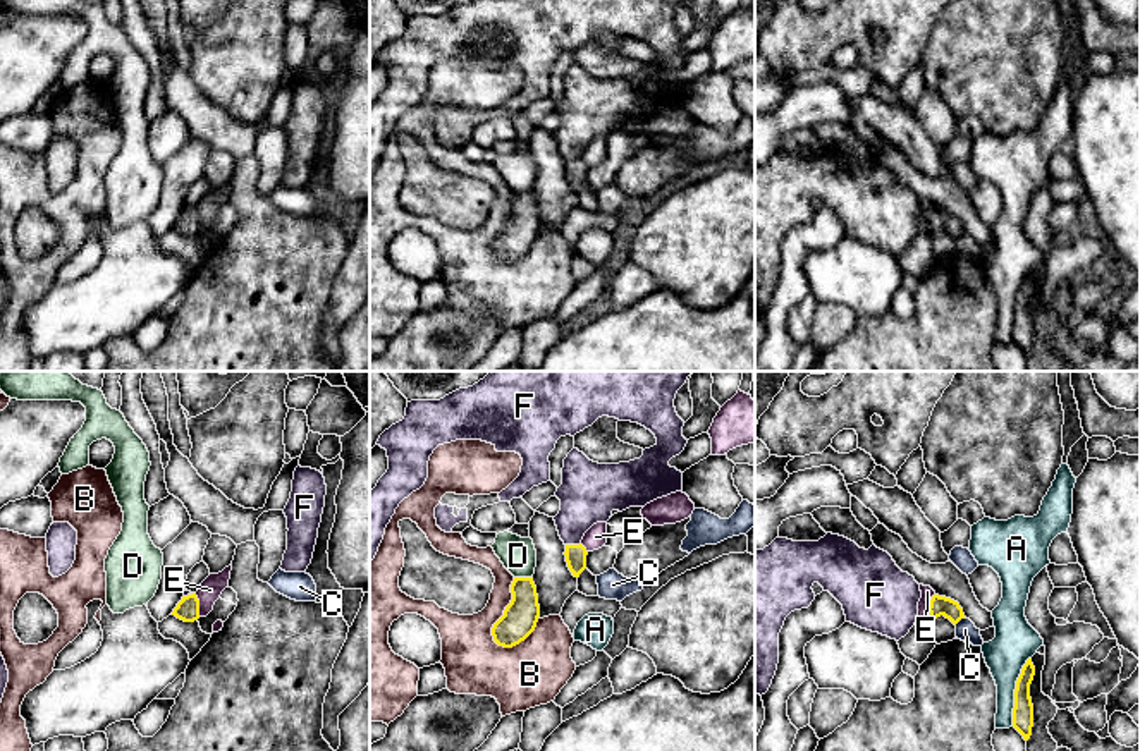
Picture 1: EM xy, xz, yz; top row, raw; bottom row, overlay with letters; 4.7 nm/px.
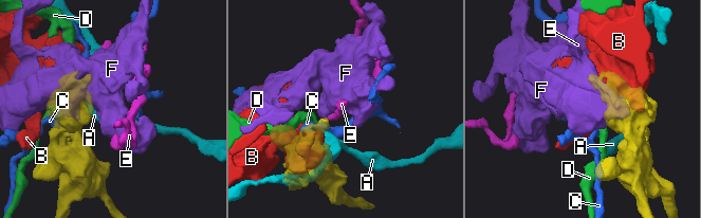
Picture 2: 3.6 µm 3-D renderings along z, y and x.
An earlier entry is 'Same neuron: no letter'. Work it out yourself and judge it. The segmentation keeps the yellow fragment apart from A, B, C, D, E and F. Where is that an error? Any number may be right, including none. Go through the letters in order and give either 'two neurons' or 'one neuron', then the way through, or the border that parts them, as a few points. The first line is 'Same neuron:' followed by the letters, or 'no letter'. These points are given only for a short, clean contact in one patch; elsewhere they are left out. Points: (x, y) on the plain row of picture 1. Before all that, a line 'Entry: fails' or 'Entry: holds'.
Entry: holds
Same neuron: no letter
A: two neurons | along yz (1030, 272), (1017, 296), (1011, 339)
B: two neurons
C: two neurons
D: two neurons
E: two neurons | along yz (934, 208), (929, 219), (929, 232)
F: two neurons | along xz (580, 157), (566, 160)

